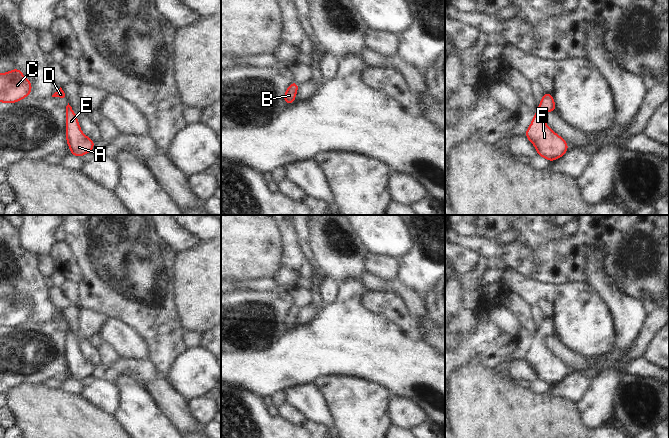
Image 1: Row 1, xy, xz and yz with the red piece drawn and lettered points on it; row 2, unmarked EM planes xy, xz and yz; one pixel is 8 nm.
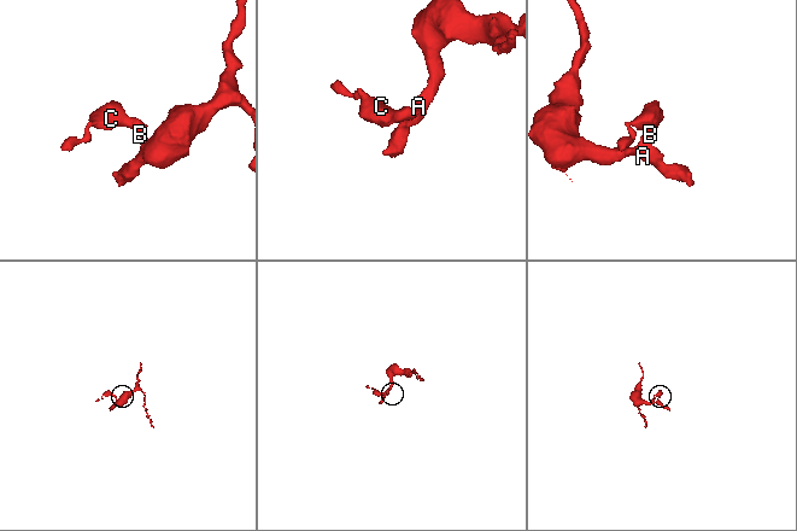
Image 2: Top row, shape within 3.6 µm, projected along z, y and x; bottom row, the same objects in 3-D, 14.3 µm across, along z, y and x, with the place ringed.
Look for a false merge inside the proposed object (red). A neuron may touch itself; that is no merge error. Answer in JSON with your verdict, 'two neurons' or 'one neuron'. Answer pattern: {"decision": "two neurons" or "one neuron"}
{"decision": "one neuron"}

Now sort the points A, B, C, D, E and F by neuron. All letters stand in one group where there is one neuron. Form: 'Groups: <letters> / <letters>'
Groups: A B C D E F

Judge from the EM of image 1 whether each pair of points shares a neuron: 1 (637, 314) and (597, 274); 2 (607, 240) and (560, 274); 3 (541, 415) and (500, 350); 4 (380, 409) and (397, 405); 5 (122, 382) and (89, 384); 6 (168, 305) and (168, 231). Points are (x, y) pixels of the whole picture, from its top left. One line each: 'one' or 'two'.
1: one
2: one
3: two
4: two
5: two
6: two

